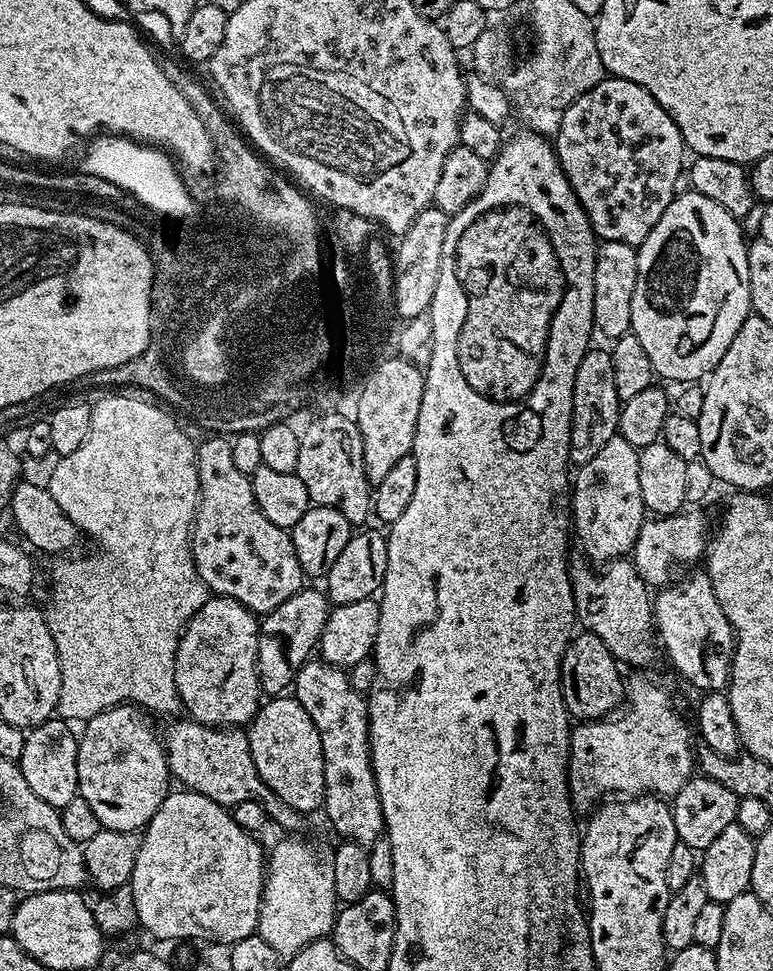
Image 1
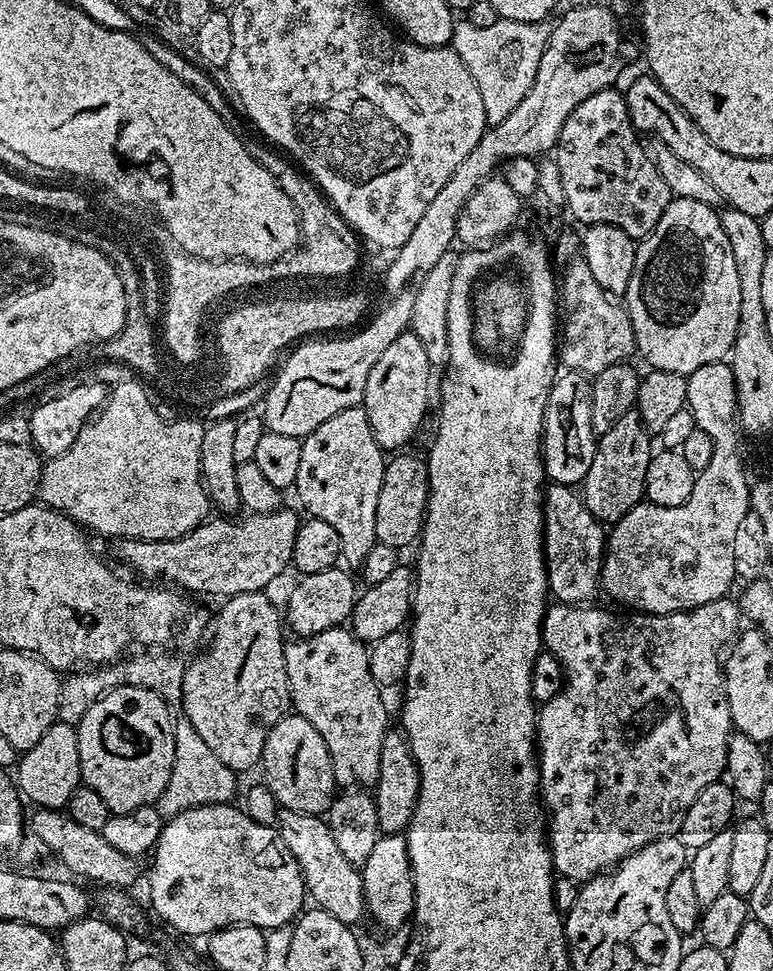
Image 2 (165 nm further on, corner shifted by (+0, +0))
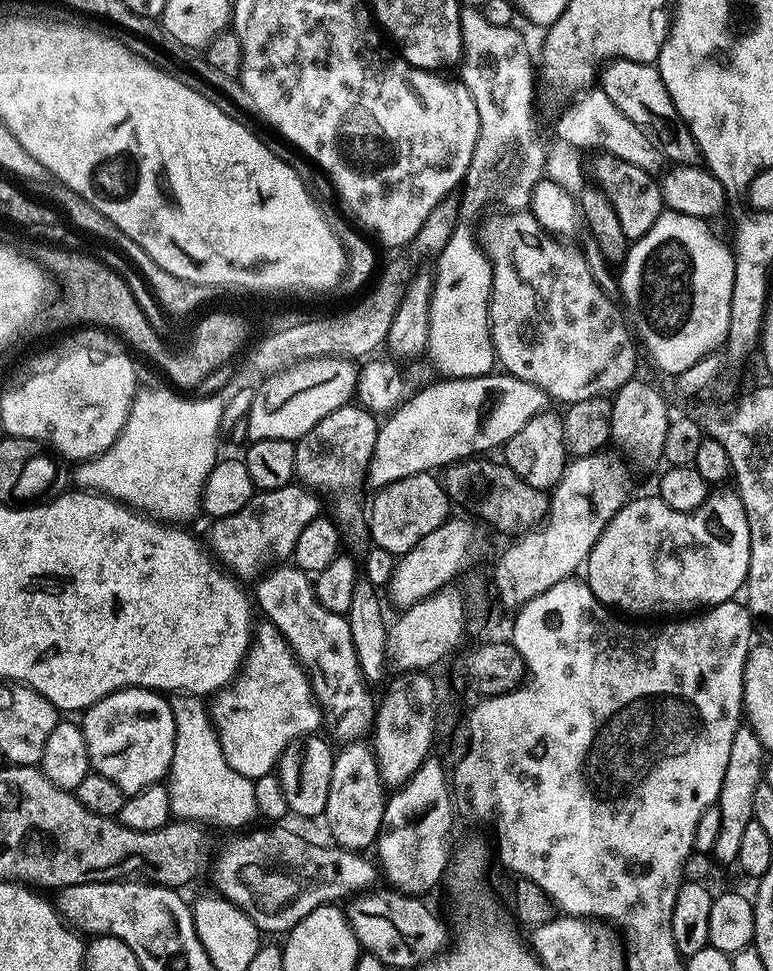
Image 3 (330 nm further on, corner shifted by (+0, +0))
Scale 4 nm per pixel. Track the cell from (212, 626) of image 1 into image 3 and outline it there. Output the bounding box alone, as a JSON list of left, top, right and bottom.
[210,622,322,781]

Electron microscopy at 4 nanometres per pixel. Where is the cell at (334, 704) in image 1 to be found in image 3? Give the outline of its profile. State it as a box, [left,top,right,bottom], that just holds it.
[254,566,378,742]

